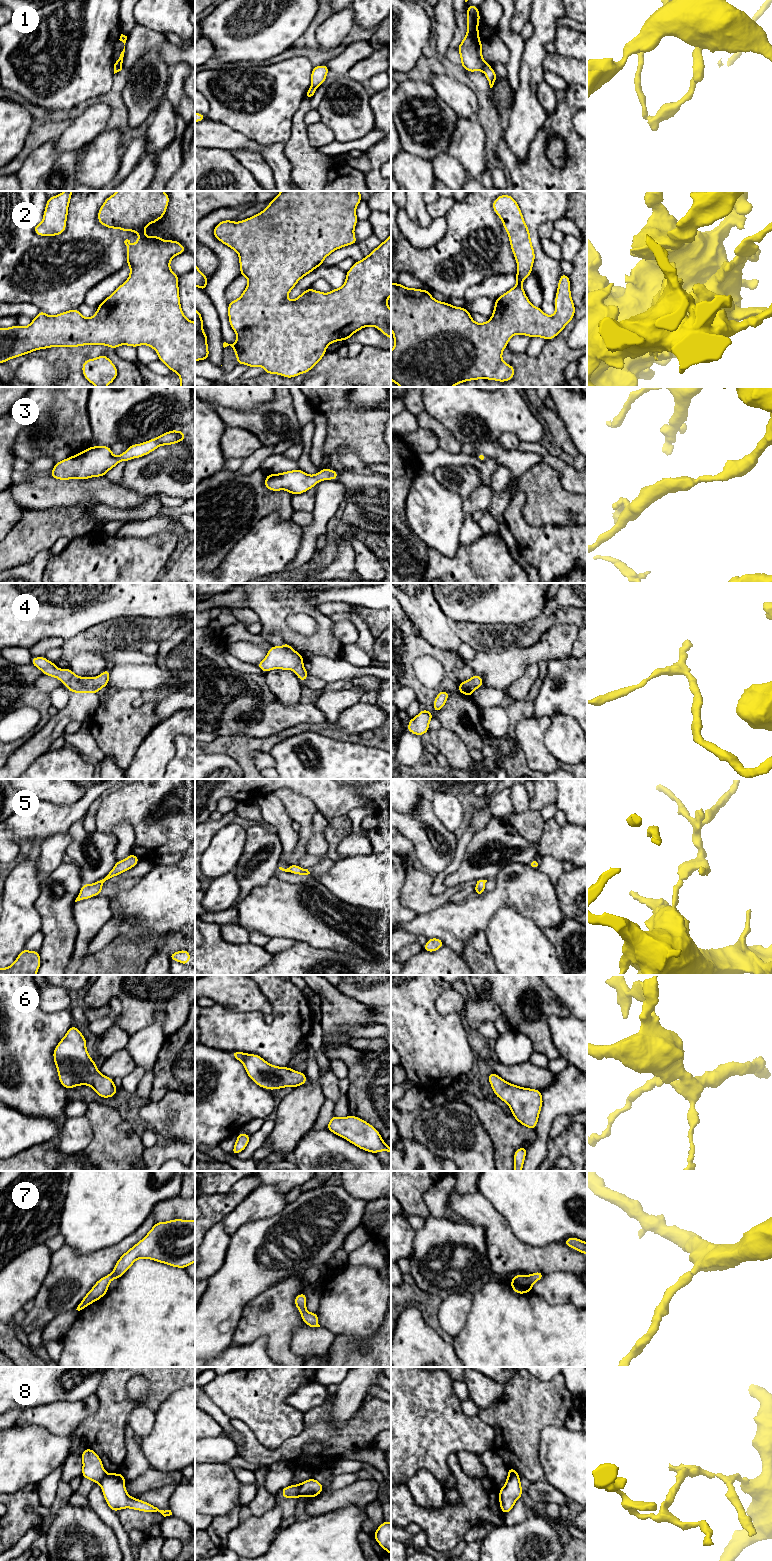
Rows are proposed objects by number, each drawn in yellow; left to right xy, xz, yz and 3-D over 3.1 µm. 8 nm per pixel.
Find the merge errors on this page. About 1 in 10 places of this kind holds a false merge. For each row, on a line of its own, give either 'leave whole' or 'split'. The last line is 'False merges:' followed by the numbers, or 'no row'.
1: split
2: leave whole
3: leave whole
4: leave whole
5: leave whole
6: leave whole
7: leave whole
8: split
False merges: 1, 8

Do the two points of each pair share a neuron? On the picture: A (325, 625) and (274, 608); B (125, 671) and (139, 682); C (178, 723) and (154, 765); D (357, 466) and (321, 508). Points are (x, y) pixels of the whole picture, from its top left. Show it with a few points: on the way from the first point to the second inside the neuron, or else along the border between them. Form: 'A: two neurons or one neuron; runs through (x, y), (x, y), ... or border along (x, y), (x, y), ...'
A: one neuron; runs through (313, 612), (302, 605), (287, 605)
B: one neuron; runs through (128, 674), (136, 679)
C: one neuron; runs through (167, 733), (162, 738), (154, 754)
D: two neurons; border along (334, 480), (345, 487), (345, 499)

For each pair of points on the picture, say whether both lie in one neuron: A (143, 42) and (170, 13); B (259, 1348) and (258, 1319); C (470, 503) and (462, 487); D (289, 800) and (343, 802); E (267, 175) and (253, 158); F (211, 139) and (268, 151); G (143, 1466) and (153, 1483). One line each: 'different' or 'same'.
A: different
B: different
C: different
D: different
E: same
F: same
G: different

